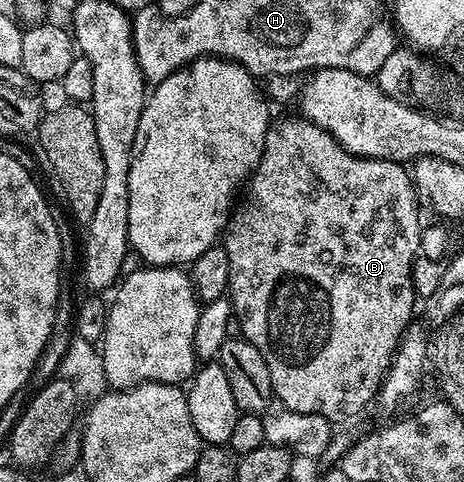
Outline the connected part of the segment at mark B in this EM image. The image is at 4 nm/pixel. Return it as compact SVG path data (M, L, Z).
M282 119L271 122L266 134L266 148L249 180L250 196L242 208L229 216L224 232L224 246L228 253L230 286L228 298L232 313L242 326L241 338L246 339L264 357L268 374L272 377L274 399L296 409L296 413L312 413L331 421L350 419L358 415L369 403L375 402L378 388L386 370L390 368L402 335L411 326L416 296L412 285L412 265L420 255L420 237L424 220L418 216L420 206L411 172L401 162L386 159L371 159L354 155L337 143L324 129L317 127L311 119Z

